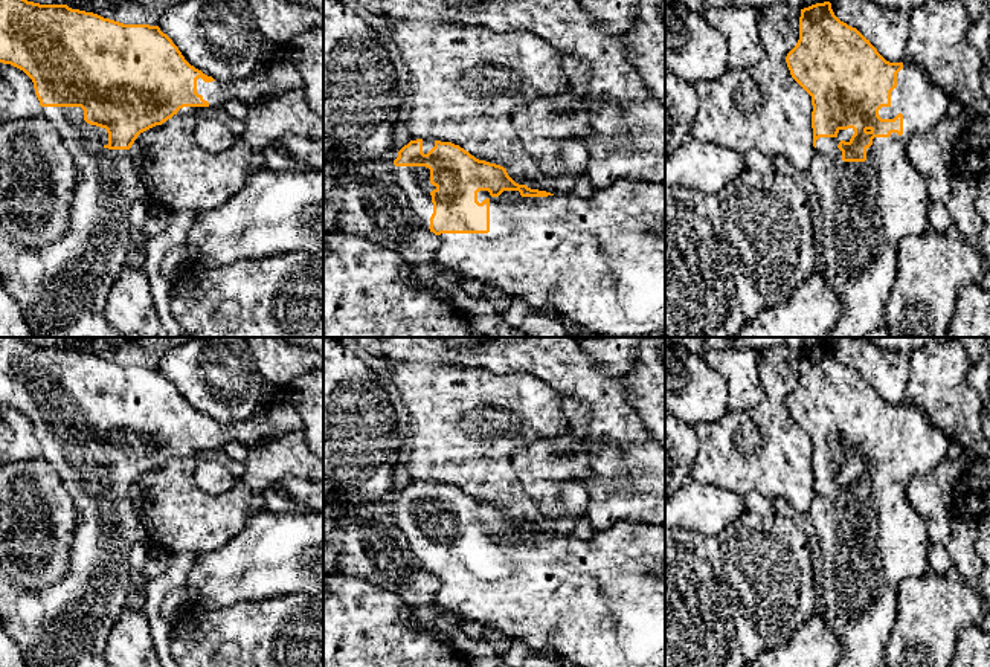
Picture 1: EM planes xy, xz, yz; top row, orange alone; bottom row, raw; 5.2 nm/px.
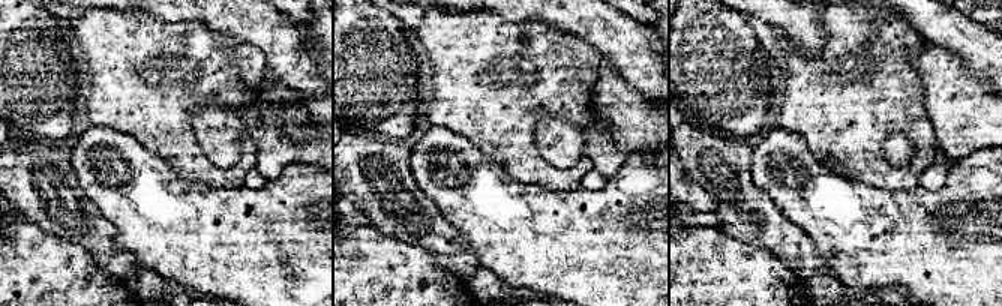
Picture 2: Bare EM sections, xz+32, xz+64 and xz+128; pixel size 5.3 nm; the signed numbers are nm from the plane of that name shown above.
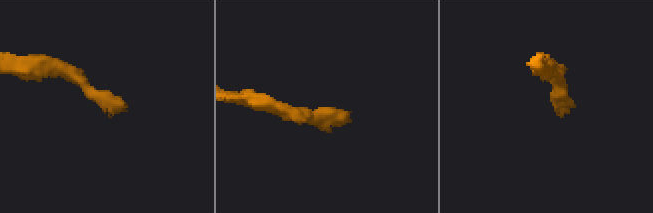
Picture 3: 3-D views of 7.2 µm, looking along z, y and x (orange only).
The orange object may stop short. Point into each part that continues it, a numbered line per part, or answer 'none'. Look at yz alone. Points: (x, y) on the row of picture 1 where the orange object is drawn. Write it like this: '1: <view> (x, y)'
1: yz (868, 208)

